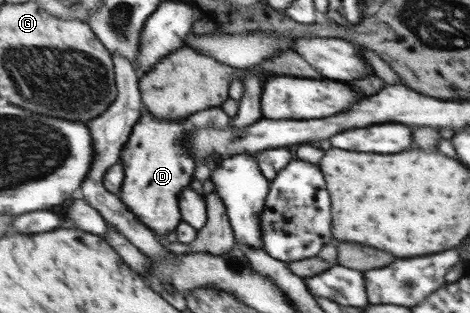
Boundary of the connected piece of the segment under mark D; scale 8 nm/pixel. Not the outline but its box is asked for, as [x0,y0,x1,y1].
[121,111,197,236]

